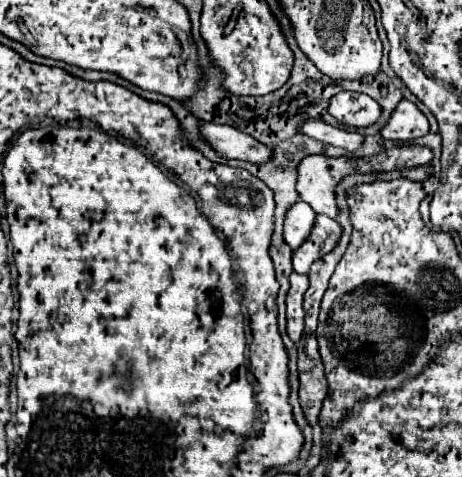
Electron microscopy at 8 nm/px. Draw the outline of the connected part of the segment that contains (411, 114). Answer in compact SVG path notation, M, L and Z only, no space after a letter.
M401 100L395 112L391 114L391 120L381 130L381 136L387 140L401 140L401 142L413 142L415 138L421 138L429 132L429 122L425 114L409 100Z

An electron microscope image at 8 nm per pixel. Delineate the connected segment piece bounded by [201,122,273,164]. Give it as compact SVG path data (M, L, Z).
M205 122L201 126L201 132L205 140L225 158L237 158L237 160L249 160L253 164L263 164L273 160L273 150L265 144L257 142L249 134L243 134L241 130L235 130L233 126L221 126L221 124L209 124Z

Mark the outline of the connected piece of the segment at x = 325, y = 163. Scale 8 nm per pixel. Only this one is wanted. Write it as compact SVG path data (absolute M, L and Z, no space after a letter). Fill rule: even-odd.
M323 154L307 156L297 170L297 192L301 194L301 200L307 202L317 214L337 218L341 208L337 208L335 200L335 158Z

